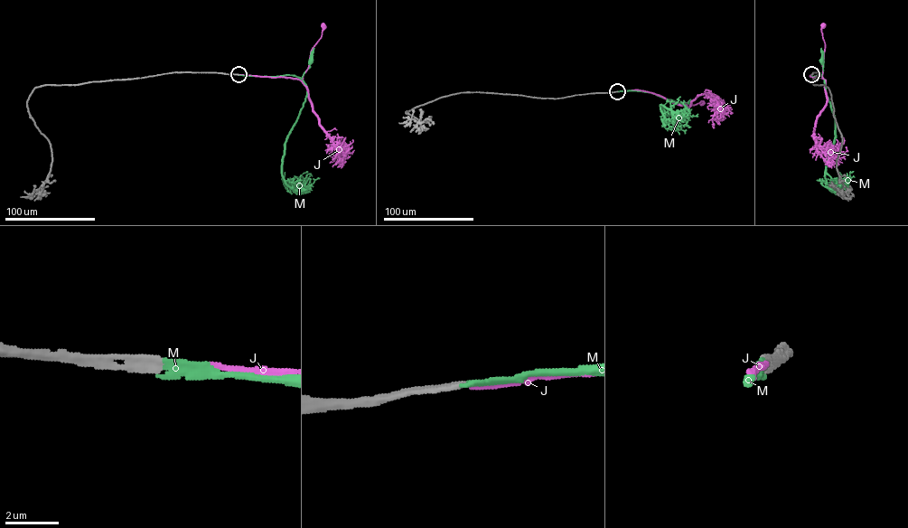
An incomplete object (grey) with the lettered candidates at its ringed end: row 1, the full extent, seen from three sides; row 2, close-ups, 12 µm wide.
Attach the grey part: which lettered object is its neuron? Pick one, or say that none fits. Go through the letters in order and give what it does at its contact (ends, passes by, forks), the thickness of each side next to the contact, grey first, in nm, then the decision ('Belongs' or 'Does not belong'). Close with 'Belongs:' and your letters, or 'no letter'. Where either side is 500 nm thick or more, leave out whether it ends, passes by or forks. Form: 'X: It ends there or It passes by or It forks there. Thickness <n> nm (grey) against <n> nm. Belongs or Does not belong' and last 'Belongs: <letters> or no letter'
J: It ends there. Thickness 320 nm (grey) against 190 nm. Does not belong
M: It ends there. Thickness 320 nm (grey) against 320 nm. Belongs
Belongs: M

